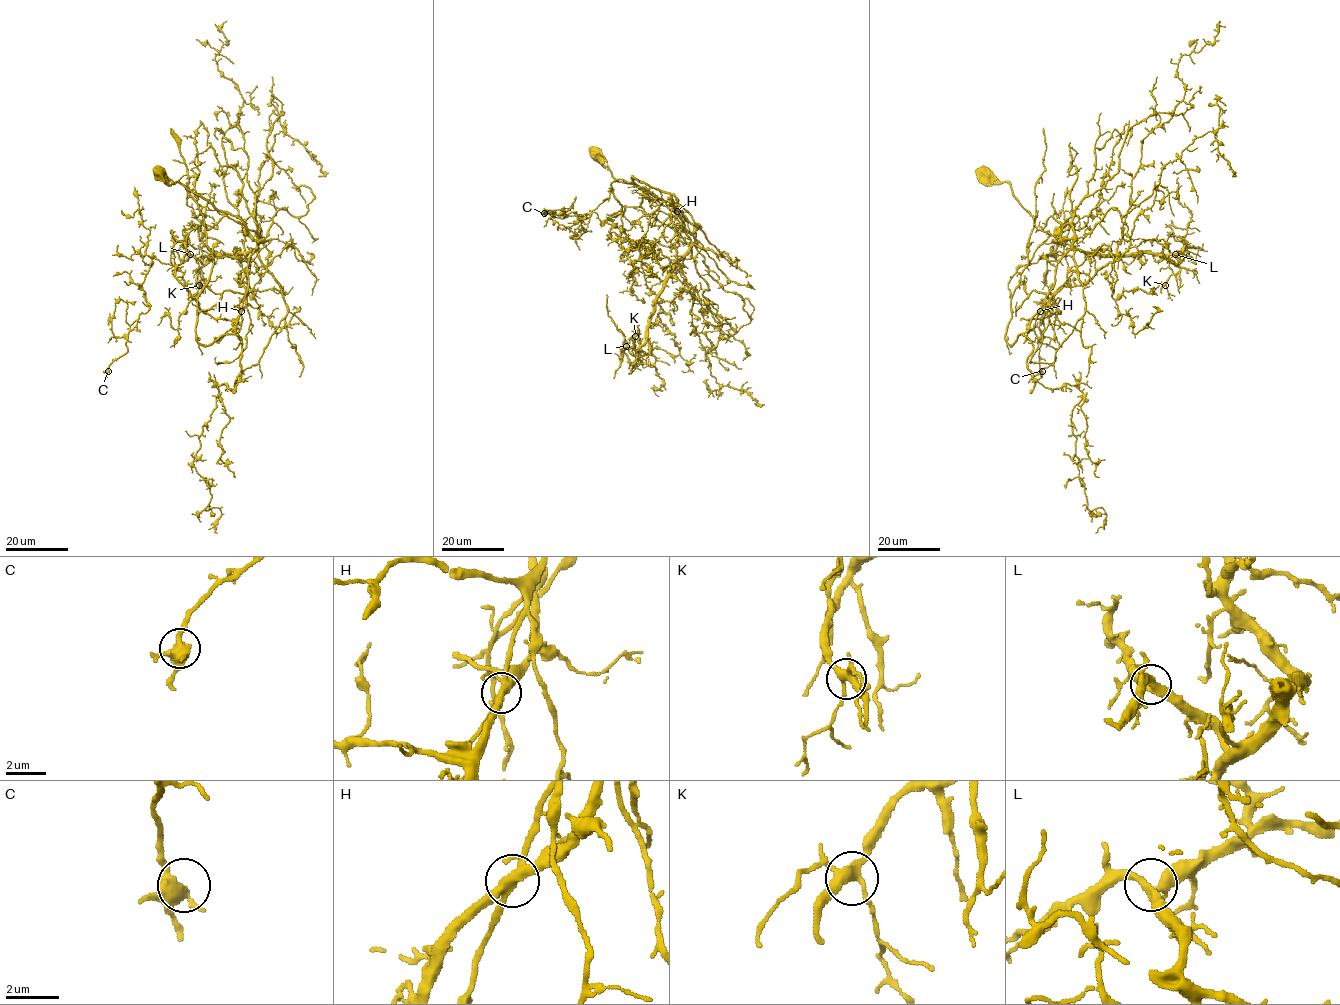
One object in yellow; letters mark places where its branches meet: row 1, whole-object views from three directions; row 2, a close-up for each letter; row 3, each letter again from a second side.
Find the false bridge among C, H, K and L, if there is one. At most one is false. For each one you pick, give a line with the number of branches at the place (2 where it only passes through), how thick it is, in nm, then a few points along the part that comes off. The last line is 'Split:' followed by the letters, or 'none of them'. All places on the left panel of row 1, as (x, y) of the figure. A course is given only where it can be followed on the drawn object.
H: branches 5; calibre 340 nm; course (241, 311), (248, 257), (260, 238), (254, 199), (272, 172), (268, 135), (283, 112), (272, 113), (263, 129)
Split: H

